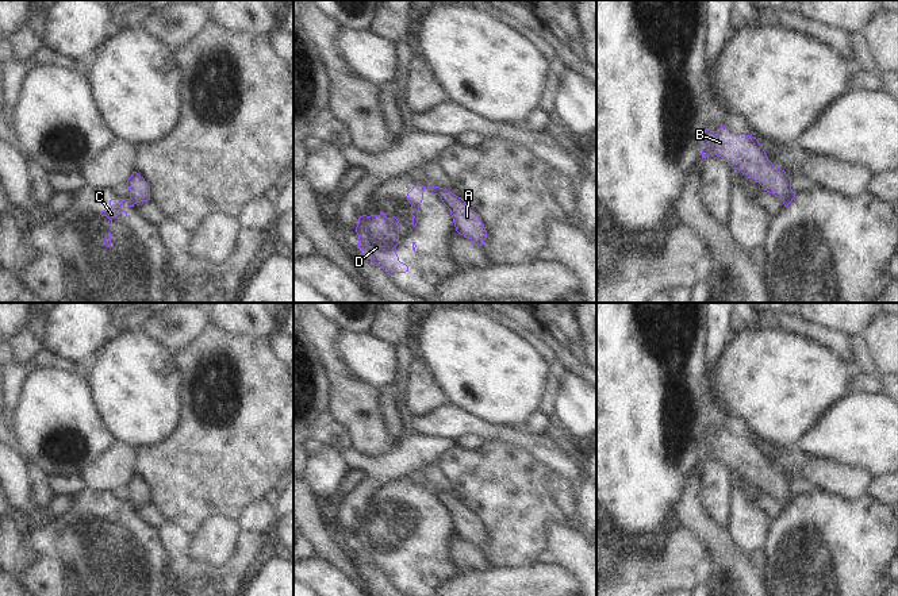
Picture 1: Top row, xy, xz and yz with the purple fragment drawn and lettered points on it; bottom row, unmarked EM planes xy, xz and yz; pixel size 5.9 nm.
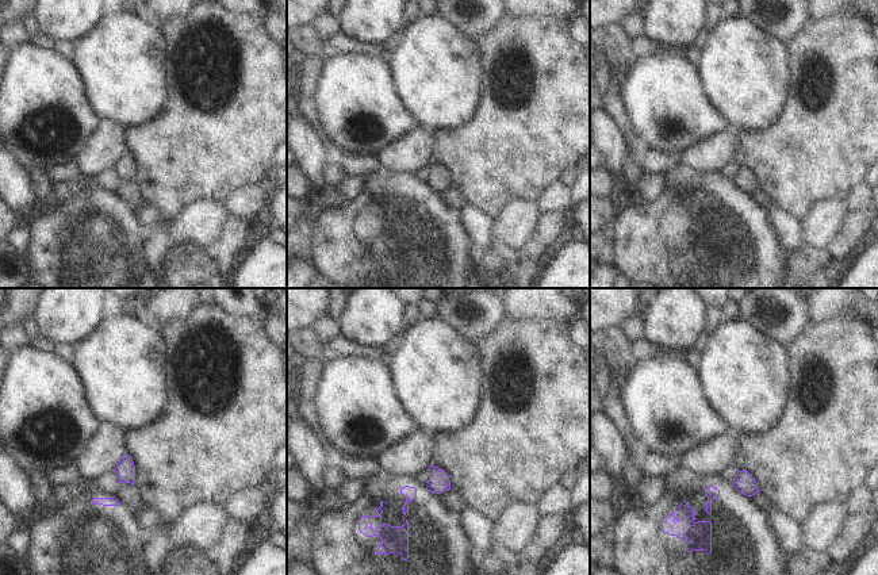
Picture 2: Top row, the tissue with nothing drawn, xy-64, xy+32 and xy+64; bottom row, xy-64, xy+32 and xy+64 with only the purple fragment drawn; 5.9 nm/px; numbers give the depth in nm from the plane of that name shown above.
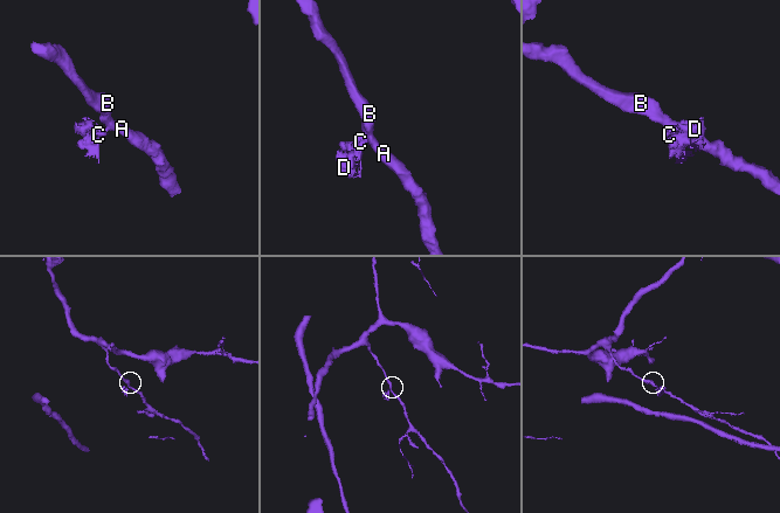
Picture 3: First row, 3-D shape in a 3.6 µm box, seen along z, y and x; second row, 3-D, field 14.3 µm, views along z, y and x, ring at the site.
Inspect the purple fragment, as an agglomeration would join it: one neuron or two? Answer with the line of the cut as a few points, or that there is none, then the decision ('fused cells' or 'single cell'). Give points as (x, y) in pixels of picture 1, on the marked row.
cut xy (129, 199), (134, 203); fused cells

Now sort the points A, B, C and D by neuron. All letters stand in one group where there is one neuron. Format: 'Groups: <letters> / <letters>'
Groups: A B / C D

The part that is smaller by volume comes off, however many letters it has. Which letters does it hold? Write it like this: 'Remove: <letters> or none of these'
Remove: C, D

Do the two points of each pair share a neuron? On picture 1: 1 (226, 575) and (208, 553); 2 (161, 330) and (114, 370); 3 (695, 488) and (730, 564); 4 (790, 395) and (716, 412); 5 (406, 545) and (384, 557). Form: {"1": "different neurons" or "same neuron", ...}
{"1": "different neurons", "2": "different neurons", "3": "same neuron", "4": "different neurons", "5": "same neuron"}

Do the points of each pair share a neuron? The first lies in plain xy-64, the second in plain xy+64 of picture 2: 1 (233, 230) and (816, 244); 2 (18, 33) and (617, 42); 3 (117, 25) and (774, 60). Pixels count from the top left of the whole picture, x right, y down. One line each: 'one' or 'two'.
1: two
2: two
3: one

